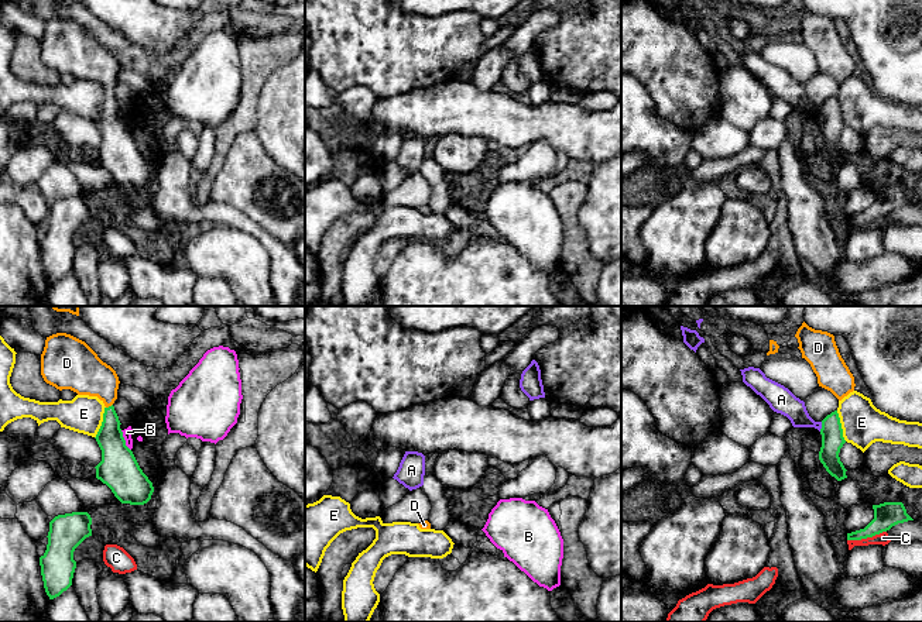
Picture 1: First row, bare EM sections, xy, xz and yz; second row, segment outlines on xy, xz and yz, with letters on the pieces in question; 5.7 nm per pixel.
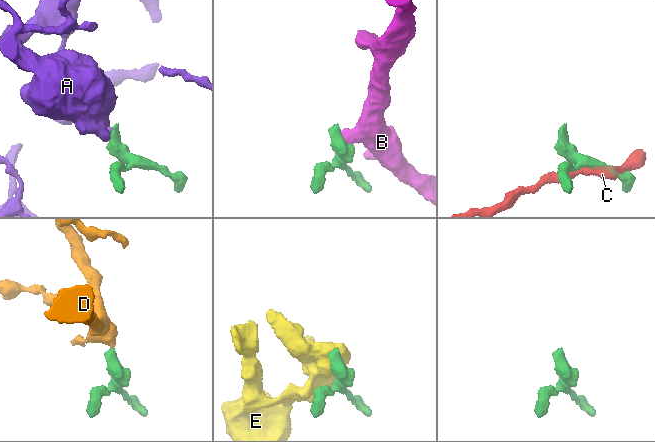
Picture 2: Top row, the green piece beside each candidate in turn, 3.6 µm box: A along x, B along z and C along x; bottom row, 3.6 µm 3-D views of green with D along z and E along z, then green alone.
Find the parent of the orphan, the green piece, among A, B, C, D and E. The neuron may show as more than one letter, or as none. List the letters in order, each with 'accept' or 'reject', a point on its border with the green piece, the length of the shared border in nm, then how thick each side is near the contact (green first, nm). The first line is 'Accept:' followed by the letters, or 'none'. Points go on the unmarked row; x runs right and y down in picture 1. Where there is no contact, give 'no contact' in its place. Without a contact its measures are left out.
Accept: D
A: reject; meets green in yz at (822, 110); contact 60 nm long; 130 nm thick on the green side, 140 nm on the other
B: reject; meets green in xy at (124, 124); contact 130 nm long; 220 nm thick on the green side, 50 nm on the other
C: reject; meets green in yz at (866, 222); contact 240 nm long; 140 nm thick on the green side, 70 nm on the other
D: accept; meets green in xy at (109, 90); contact 50 nm long; 150 nm thick on the green side, 240 nm on the other
E: reject; meets green in xy at (102, 106); contact 190 nm long; 190 nm thick on the green side, 220 nm on the other

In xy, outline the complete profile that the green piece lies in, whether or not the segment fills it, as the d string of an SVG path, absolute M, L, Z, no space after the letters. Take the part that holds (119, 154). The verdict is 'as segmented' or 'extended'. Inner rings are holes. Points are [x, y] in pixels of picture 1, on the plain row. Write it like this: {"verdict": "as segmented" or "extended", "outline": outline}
{"verdict": "extended", "outline": "M56 17L45 24L41 59L59 75L71 73L78 79L97 80L104 87L103 106L95 121L102 134L102 145L95 151L96 162L106 168L121 188L147 188L154 176L152 166L126 130L113 90L120 68L116 55L85 25Z"}

